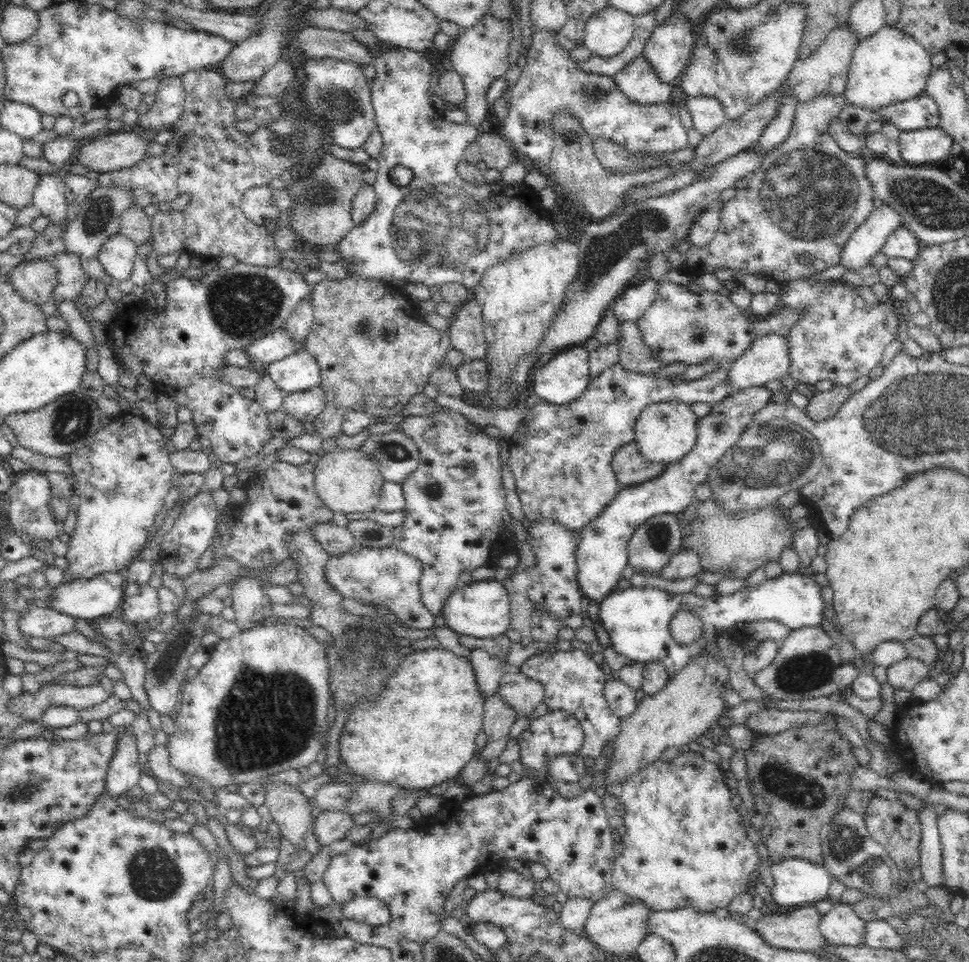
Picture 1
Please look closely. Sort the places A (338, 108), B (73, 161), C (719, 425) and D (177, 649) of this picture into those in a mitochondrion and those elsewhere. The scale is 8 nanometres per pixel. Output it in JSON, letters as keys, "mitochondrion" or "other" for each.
{"A":"mitochondrion","B":"other","C":"mitochondrion","D":"mitochondrion"}

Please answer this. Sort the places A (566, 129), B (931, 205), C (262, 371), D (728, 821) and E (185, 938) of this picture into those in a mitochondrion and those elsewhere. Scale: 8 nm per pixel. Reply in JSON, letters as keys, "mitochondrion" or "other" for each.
{"A":"mitochondrion","B":"mitochondrion","C":"other","D":"other","E":"other"}

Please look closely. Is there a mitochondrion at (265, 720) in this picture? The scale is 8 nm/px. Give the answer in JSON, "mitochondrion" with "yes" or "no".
{"mitochondrion":"yes"}

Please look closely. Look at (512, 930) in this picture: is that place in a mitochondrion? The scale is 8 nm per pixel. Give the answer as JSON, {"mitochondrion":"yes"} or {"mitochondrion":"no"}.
{"mitochondrion":"no"}

